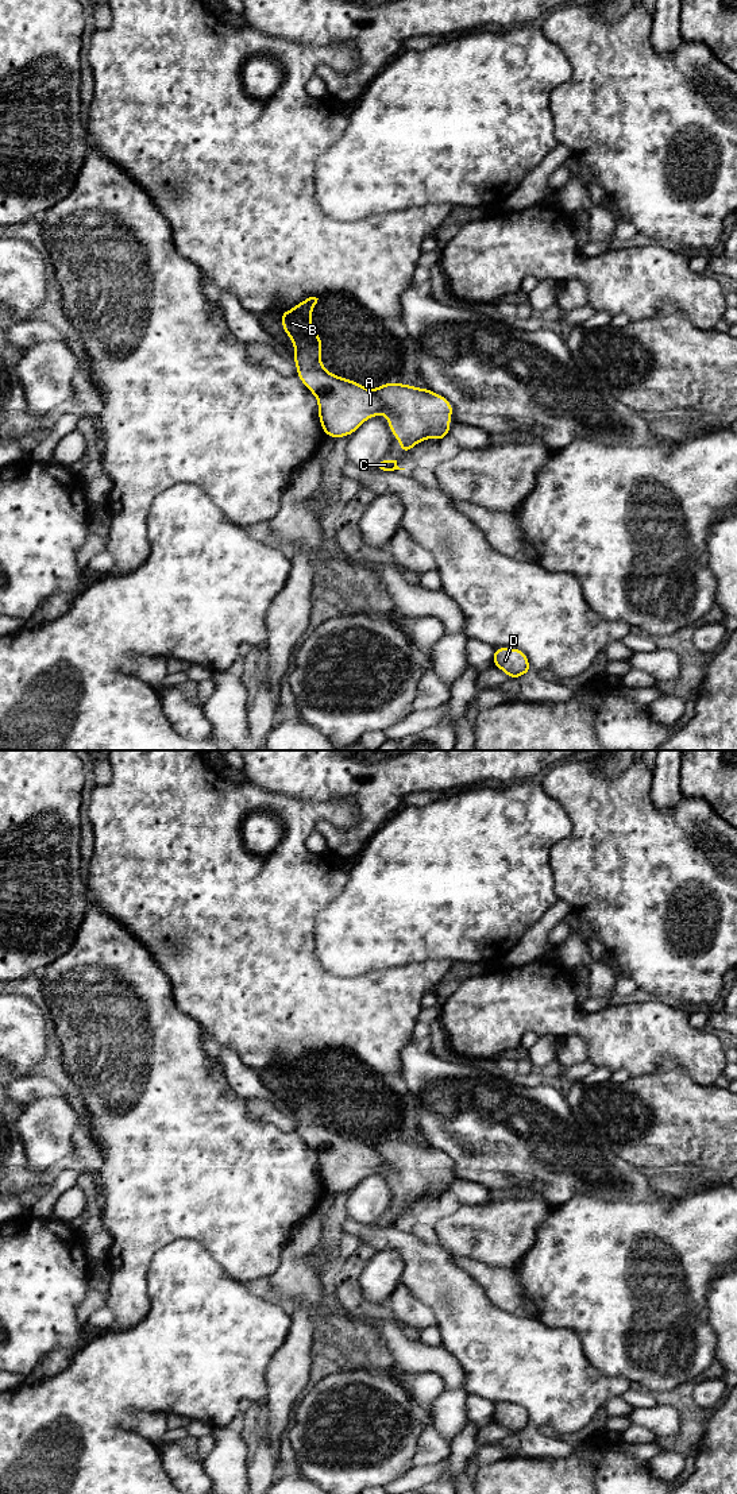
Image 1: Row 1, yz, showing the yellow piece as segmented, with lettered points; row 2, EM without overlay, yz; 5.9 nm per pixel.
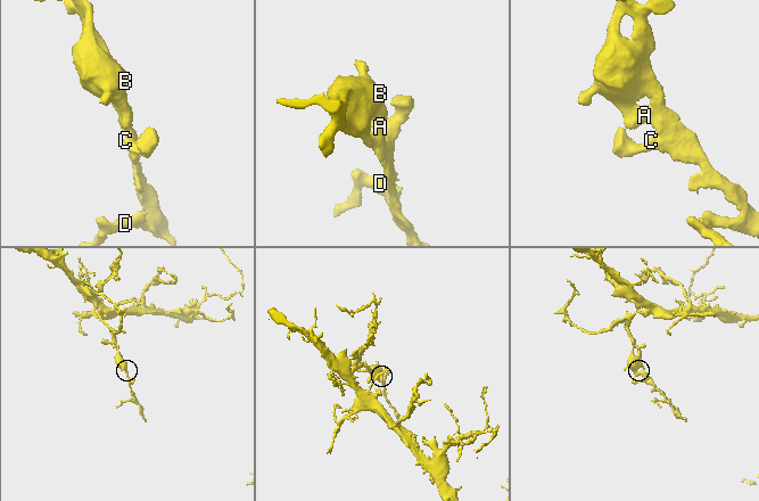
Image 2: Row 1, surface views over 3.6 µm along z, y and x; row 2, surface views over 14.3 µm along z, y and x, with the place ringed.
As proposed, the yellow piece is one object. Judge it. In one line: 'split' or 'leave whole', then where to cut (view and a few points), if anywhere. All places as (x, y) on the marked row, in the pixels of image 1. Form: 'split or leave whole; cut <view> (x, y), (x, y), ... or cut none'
leave whole; cut none

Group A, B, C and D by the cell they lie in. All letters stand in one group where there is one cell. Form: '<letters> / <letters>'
A B C D

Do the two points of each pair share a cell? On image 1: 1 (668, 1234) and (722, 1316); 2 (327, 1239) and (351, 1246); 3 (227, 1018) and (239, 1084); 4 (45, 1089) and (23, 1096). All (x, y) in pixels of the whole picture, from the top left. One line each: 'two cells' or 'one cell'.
1: two cells
2: two cells
3: two cells
4: one cell

